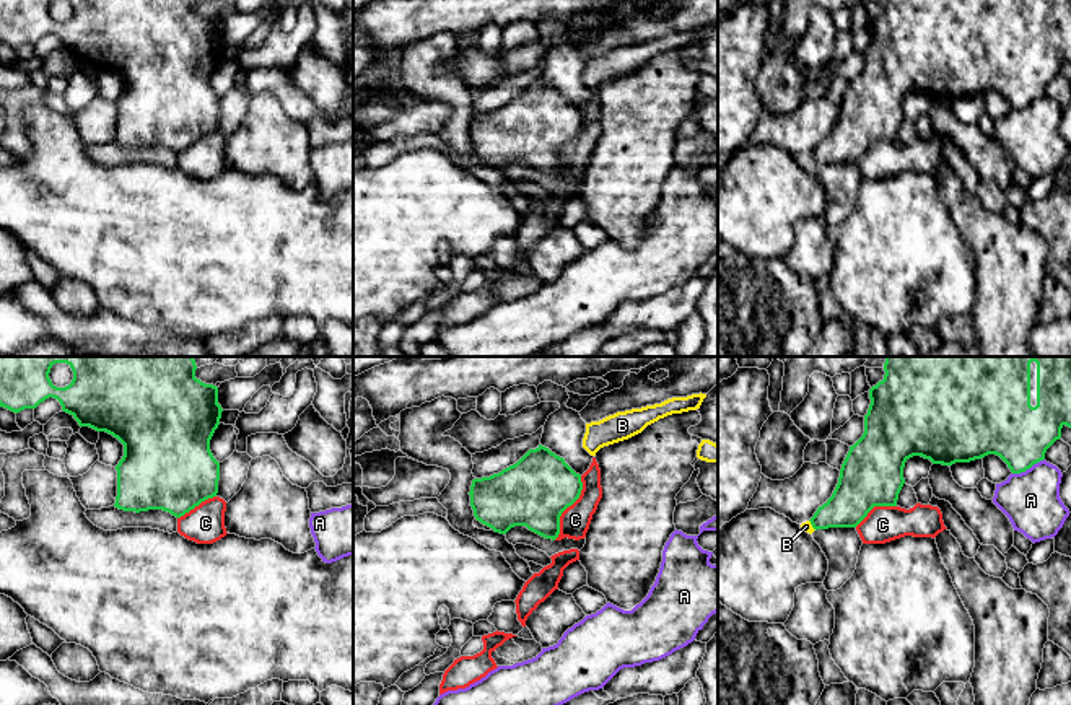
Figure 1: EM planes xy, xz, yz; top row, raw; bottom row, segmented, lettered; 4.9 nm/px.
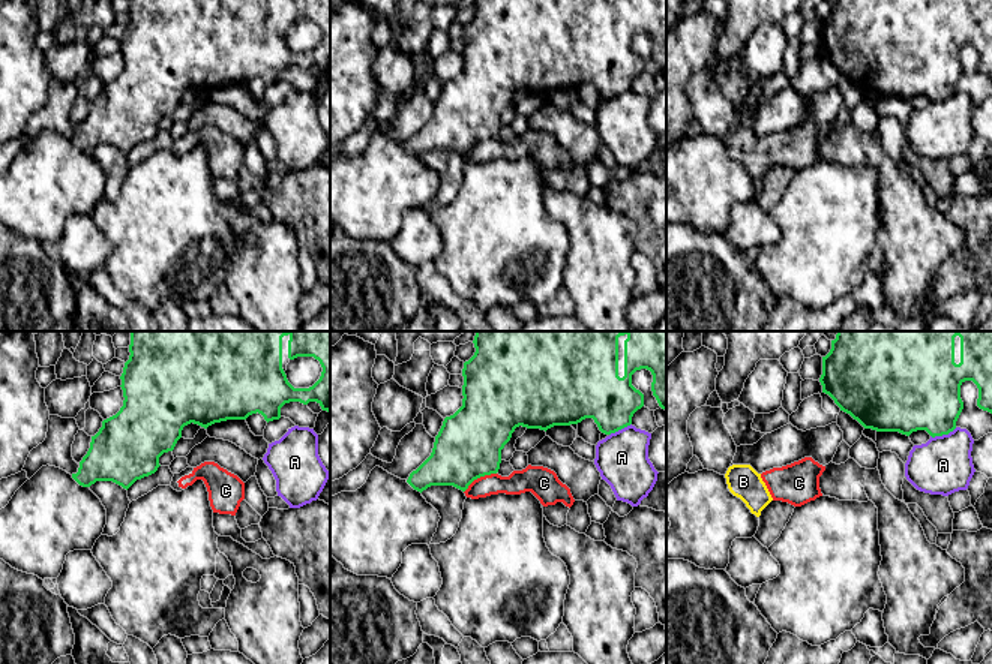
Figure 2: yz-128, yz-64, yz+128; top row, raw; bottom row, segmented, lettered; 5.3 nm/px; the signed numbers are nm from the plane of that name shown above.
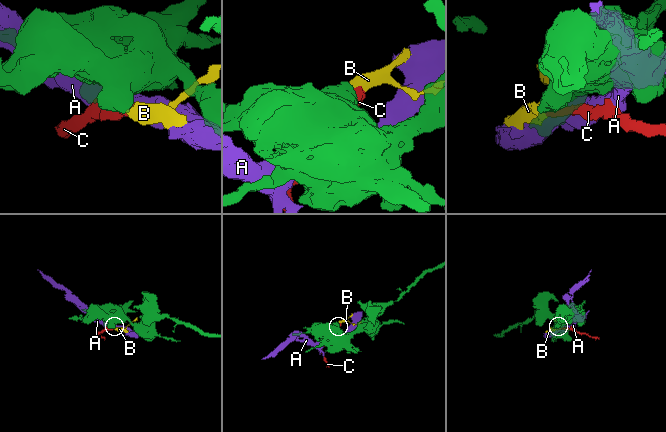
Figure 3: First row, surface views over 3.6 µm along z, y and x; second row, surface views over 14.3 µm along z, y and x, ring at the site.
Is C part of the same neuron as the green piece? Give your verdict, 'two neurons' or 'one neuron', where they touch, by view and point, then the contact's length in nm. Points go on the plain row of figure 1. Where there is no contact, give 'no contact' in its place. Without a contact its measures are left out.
two neurons; meets green in xz at (567, 142); contact 340 nm long

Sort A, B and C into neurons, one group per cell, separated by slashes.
A / B C

